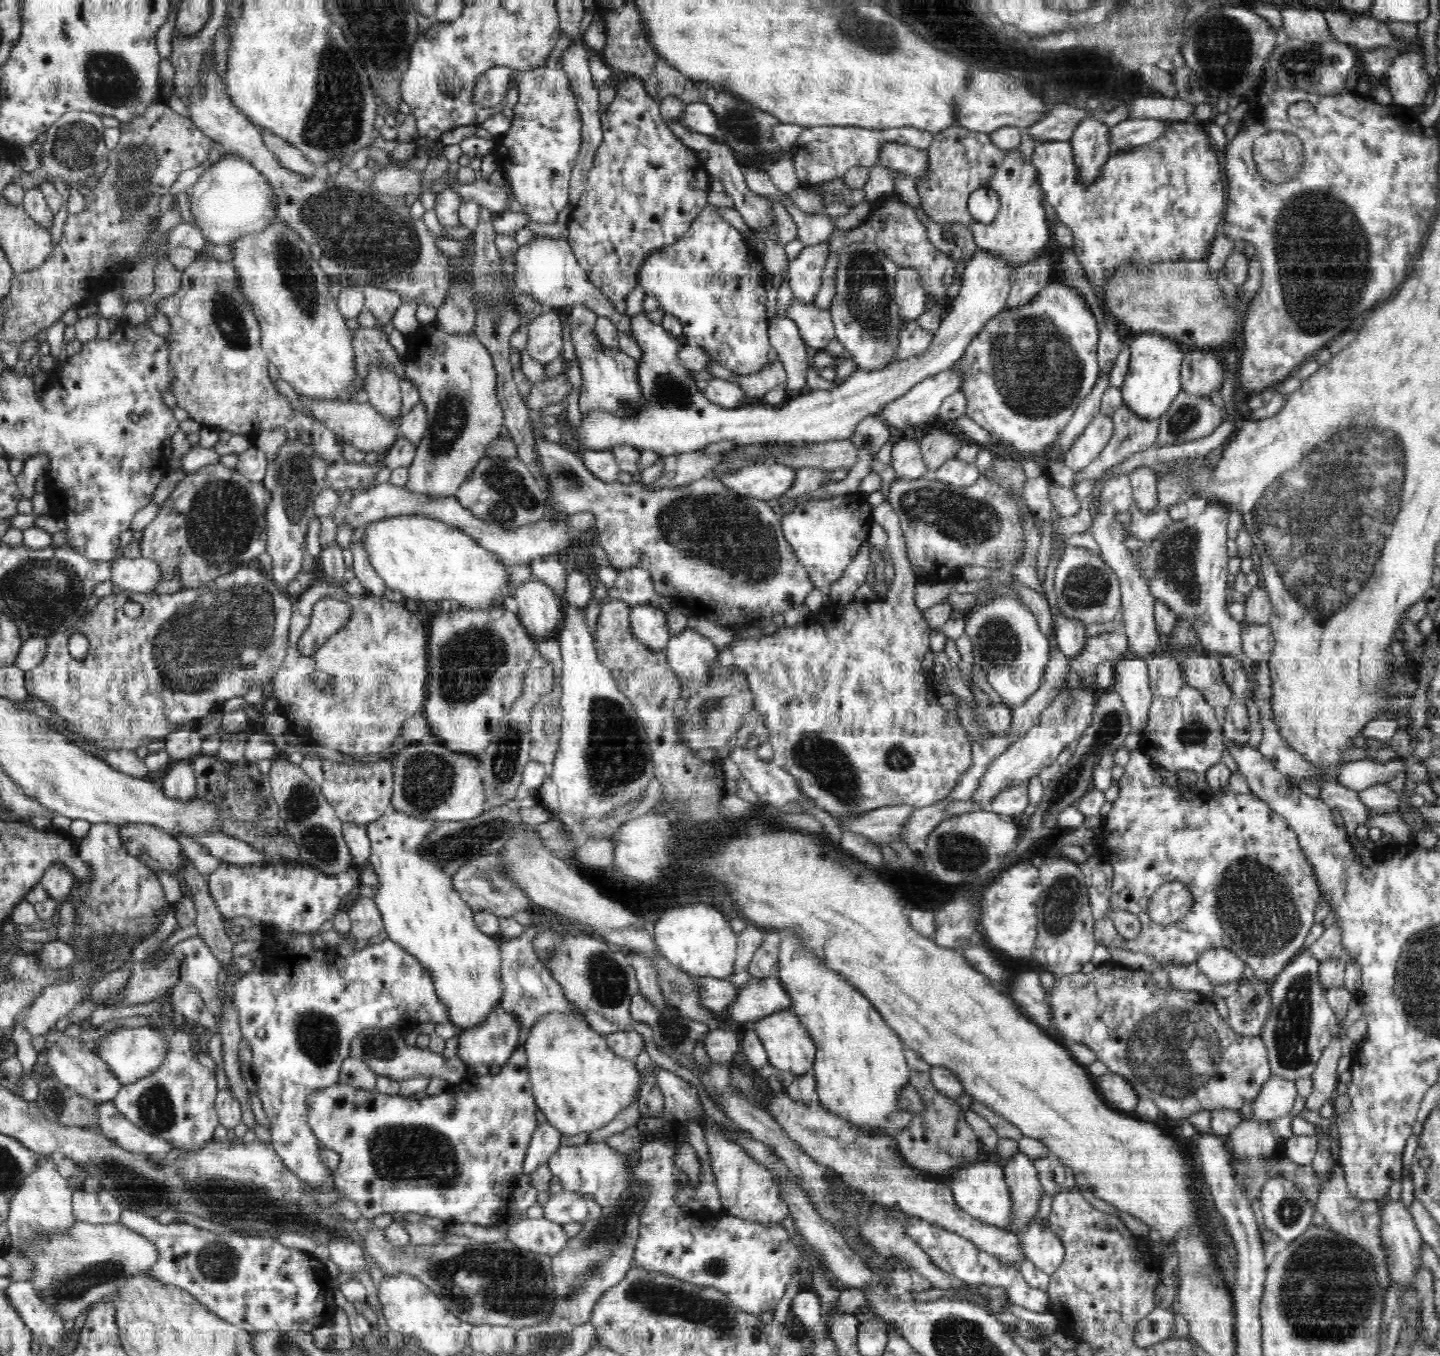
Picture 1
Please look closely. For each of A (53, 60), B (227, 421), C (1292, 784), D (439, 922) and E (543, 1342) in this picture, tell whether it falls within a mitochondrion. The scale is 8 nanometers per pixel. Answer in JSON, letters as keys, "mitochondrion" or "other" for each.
{"A":"other","B":"other","C":"other","D":"other","E":"mitochondrion"}

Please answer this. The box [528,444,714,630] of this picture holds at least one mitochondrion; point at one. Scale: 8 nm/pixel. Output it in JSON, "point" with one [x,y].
{"point":[565,475]}

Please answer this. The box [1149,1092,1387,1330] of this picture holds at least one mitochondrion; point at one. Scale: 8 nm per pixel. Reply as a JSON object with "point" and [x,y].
{"point":[1288,1212]}

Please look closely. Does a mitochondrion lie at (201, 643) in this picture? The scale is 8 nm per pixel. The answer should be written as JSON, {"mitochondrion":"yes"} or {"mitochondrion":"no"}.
{"mitochondrion":"yes"}

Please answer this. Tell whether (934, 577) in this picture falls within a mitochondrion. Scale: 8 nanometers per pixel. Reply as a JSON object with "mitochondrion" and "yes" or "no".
{"mitochondrion":"no"}

